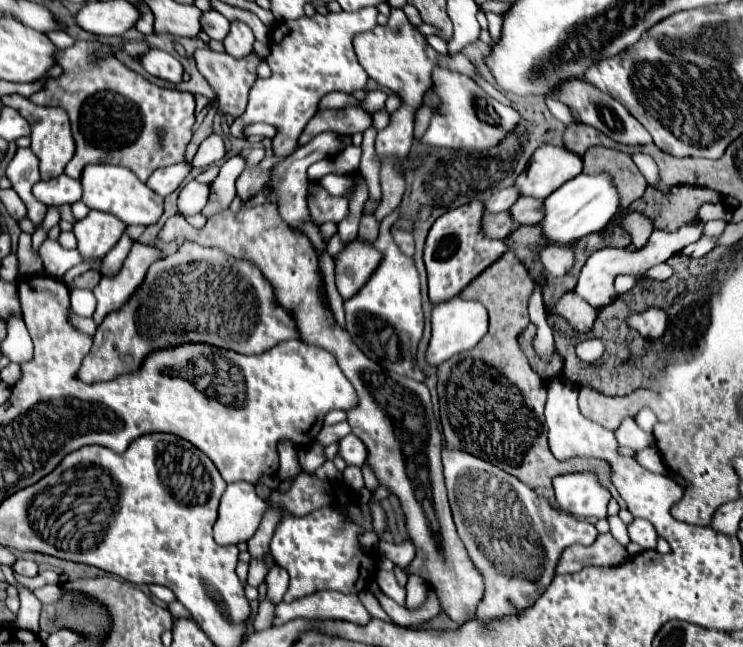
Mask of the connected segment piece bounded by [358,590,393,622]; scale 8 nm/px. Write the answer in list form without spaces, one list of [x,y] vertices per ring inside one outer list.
[[[364,590],[358,594],[362,604],[367,608],[370,616],[380,618],[382,620],[393,622],[386,612],[381,608],[379,602],[369,590]]]

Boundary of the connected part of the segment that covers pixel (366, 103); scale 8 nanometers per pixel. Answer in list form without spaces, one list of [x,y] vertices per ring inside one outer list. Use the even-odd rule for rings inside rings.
[[[373,90],[367,94],[367,98],[363,100],[363,108],[369,110],[369,114],[373,114],[375,110],[383,108],[385,106],[385,100],[387,100],[387,94],[383,90]]]

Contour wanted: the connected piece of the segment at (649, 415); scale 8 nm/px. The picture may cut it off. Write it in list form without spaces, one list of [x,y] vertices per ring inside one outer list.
[[[641,410],[641,414],[635,418],[635,422],[639,424],[639,428],[643,428],[647,434],[651,434],[657,418],[655,418],[655,414],[651,410]]]

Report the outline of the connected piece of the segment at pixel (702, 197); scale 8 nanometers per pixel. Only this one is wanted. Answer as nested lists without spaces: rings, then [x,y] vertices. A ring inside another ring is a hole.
[[[647,186],[645,194],[631,204],[631,210],[657,214],[657,228],[675,232],[687,222],[695,224],[699,220],[699,208],[707,202],[721,202],[721,194],[699,186],[675,186],[671,188],[671,198],[663,198],[653,186]]]

